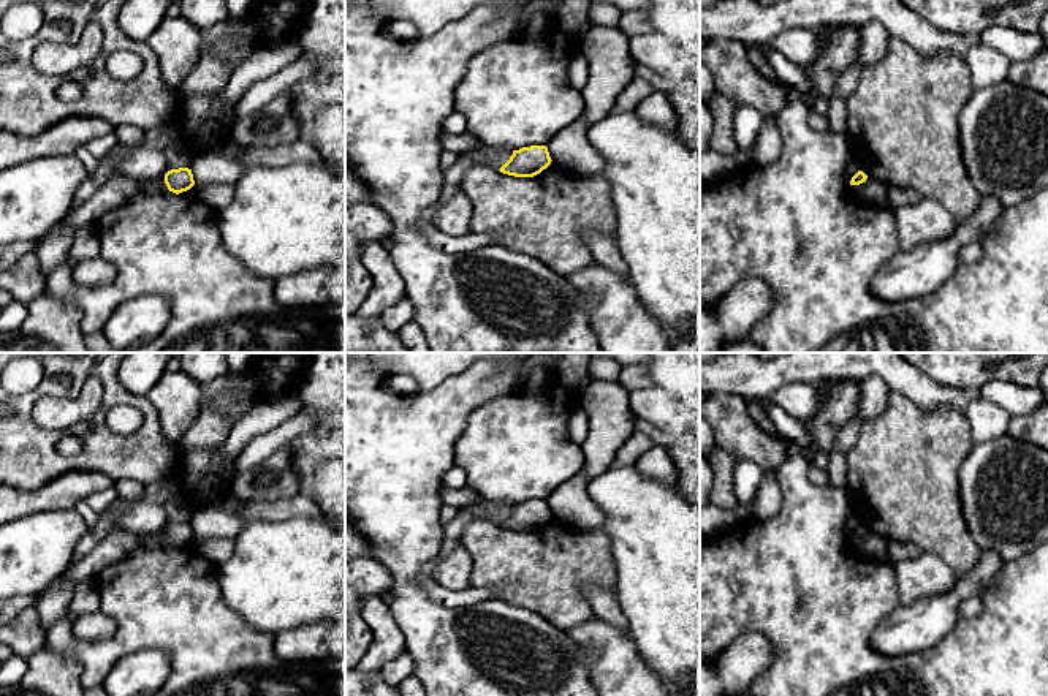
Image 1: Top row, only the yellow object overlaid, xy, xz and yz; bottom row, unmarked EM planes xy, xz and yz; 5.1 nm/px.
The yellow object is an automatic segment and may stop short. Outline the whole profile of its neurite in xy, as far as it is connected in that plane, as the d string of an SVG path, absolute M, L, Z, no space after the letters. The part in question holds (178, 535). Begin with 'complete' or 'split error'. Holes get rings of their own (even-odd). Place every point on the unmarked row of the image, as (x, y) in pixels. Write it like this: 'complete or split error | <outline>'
complete | M179 522L168 525L165 528L165 538L176 549L190 544L195 539L192 524Z

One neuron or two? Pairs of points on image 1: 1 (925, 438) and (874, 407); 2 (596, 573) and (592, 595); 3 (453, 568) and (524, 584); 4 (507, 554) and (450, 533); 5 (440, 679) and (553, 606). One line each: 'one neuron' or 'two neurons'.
1: two neurons
2: two neurons
3: two neurons
4: two neurons
5: two neurons

